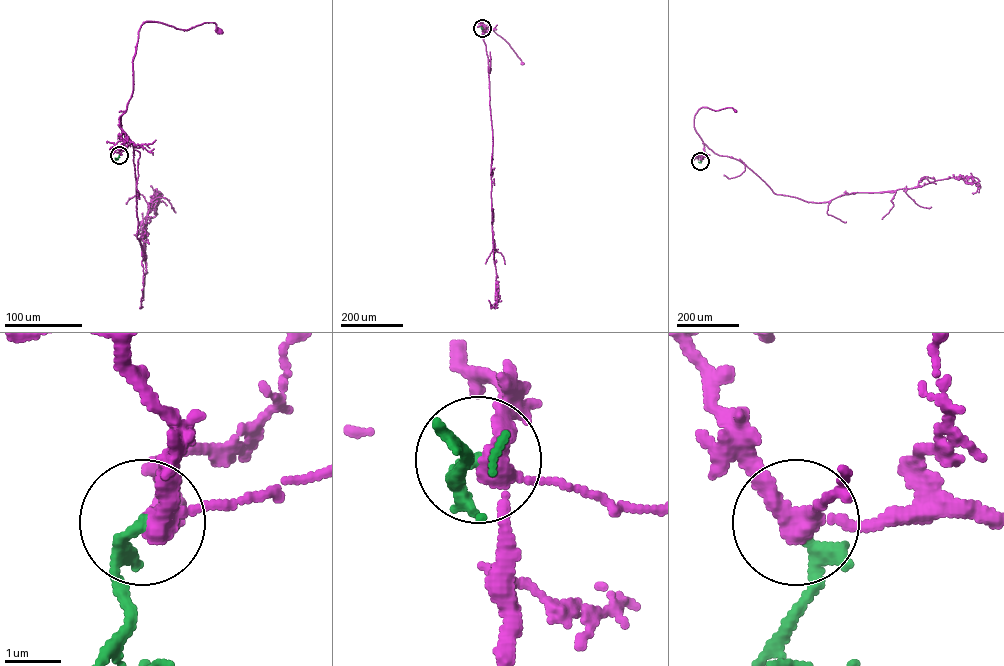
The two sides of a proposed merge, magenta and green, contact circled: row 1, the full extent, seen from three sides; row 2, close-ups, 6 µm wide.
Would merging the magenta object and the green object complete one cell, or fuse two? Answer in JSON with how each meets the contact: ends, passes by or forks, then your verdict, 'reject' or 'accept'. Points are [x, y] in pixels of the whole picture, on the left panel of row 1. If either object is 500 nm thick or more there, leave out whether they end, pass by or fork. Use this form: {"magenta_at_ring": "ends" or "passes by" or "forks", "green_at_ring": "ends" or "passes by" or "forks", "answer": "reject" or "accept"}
{"magenta_at_ring": "forks", "green_at_ring": "passes by", "answer": "accept"}

